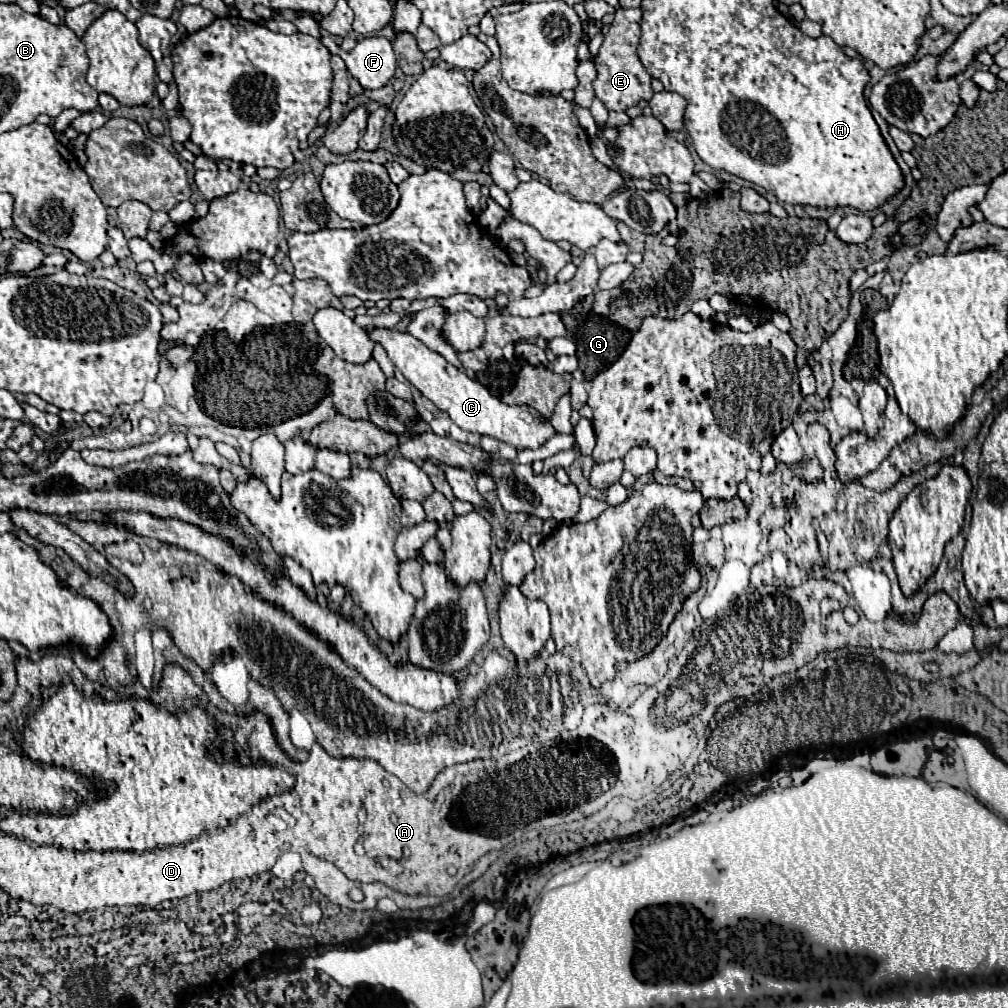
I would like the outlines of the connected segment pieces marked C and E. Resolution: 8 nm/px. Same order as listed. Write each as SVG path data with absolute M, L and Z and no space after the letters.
M372 330L370 338L374 342L380 342L392 364L404 374L410 384L414 384L428 400L432 400L442 412L446 412L462 430L486 434L490 438L508 442L516 446L518 450L524 448L540 448L550 436L556 434L552 424L544 420L534 408L530 406L508 406L500 402L496 396L488 392L486 386L480 382L468 378L460 368L448 364L440 354L432 352L428 346L424 346L420 340L410 336L408 332L400 330Z
M640 8L616 10L614 22L610 24L610 28L604 36L602 48L594 60L598 76L592 82L592 86L594 86L596 96L604 102L604 106L608 110L626 110L630 106L636 106L640 100L650 100L654 94L652 86L650 86L652 78L636 56L636 46L640 40L640 18L642 18Z

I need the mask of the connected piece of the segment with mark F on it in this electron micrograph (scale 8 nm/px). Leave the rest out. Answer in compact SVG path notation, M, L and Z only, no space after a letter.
M366 36L356 44L354 50L340 50L338 56L344 60L348 72L366 90L386 86L396 70L392 40L384 36Z

